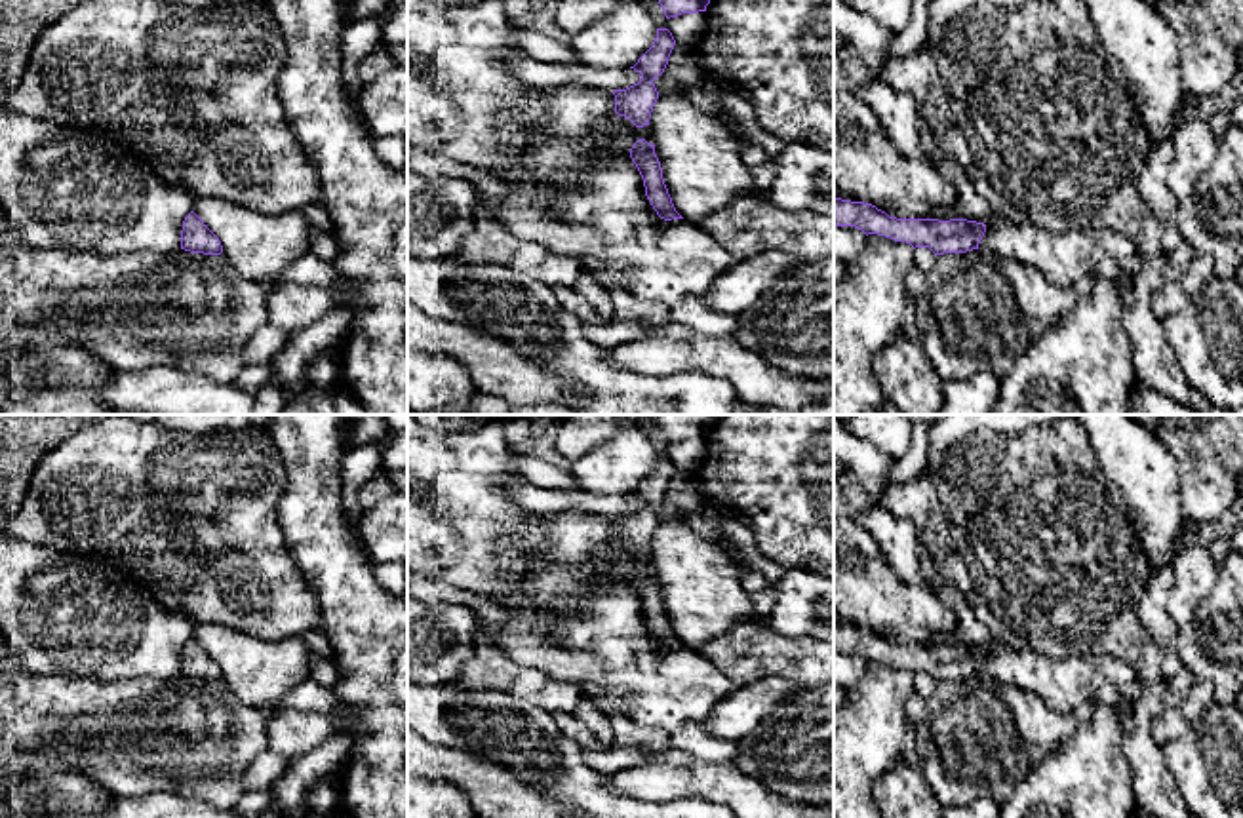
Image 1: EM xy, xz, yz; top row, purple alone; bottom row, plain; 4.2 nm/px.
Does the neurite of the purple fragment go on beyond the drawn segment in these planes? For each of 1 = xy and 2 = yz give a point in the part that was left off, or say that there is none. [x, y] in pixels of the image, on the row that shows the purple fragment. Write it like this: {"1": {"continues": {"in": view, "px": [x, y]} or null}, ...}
{"1": {"continues": null}, "2": {"continues": null}}

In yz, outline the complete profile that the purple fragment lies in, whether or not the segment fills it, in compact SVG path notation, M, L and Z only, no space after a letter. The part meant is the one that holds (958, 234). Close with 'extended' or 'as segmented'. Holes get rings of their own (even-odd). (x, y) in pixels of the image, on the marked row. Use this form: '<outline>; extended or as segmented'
M834 196L834 226L855 226L868 234L906 242L914 249L929 247L935 255L978 249L986 232L984 223L967 219L897 219L872 204Z; as segmented

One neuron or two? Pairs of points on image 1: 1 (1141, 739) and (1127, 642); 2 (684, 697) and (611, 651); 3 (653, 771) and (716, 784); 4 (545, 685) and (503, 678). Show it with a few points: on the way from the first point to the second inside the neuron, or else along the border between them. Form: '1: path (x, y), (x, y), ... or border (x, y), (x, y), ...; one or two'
1: path (1143, 714), (1150, 701), (1148, 666); one
2: path (667, 687), (646, 681), (629, 668); one
3: path (669, 780), (701, 780); one
4: path (535, 685), (512, 678); one

